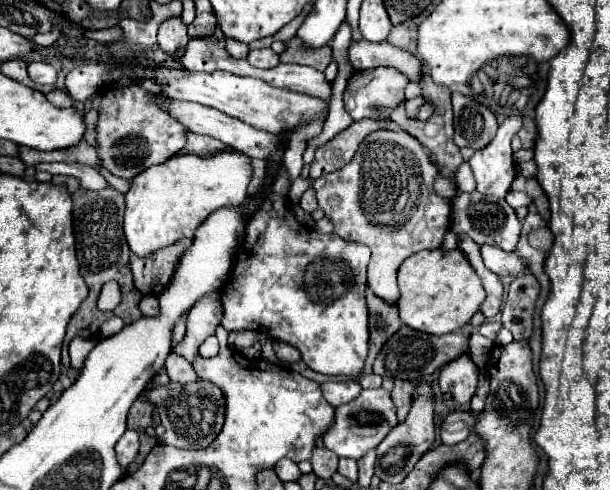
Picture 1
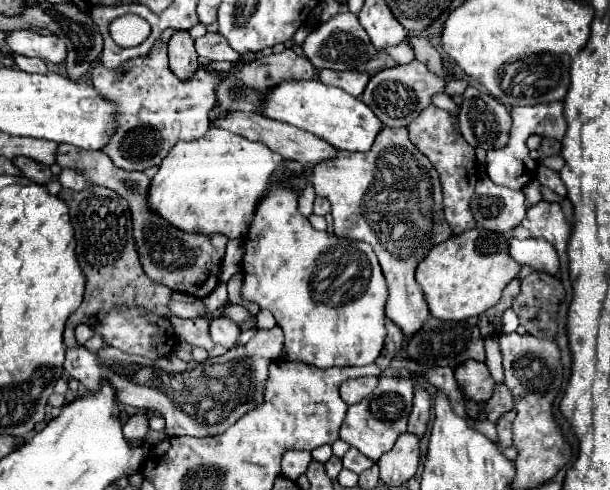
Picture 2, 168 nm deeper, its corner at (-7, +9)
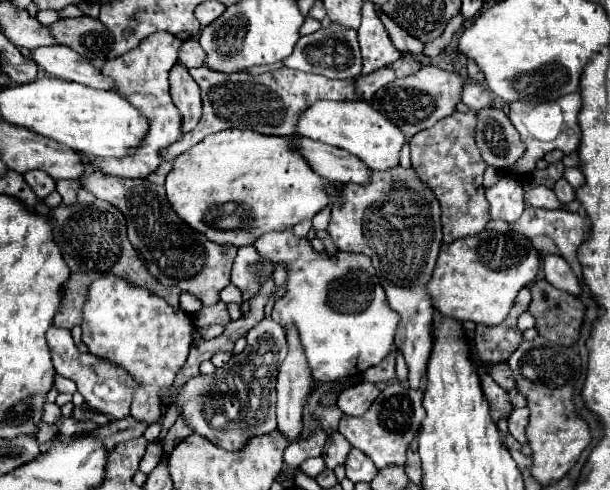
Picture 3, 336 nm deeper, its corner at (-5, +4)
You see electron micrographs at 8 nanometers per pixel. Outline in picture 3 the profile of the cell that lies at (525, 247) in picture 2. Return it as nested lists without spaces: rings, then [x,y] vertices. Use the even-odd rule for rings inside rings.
[[[545,253],[545,255],[541,255],[541,261],[543,261],[545,279],[549,283],[553,283],[553,287],[567,291],[567,293],[573,293],[573,295],[581,293],[577,275],[571,271],[569,263],[563,257],[553,255],[553,253]]]

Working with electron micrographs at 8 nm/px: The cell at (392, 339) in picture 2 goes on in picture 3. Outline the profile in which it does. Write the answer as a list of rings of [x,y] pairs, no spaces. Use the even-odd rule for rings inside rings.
[[[391,351],[389,357],[381,361],[381,365],[375,365],[363,373],[363,381],[371,381],[371,383],[385,383],[393,377],[395,377],[395,351]]]

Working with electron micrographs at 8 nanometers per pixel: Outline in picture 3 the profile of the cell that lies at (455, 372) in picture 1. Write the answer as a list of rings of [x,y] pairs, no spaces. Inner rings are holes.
[[[481,373],[479,375],[481,379],[481,387],[483,387],[483,395],[489,403],[489,409],[491,409],[491,417],[495,421],[501,419],[503,411],[509,411],[511,413],[511,403],[509,403],[509,395],[505,393],[505,389],[501,389],[487,373]]]

